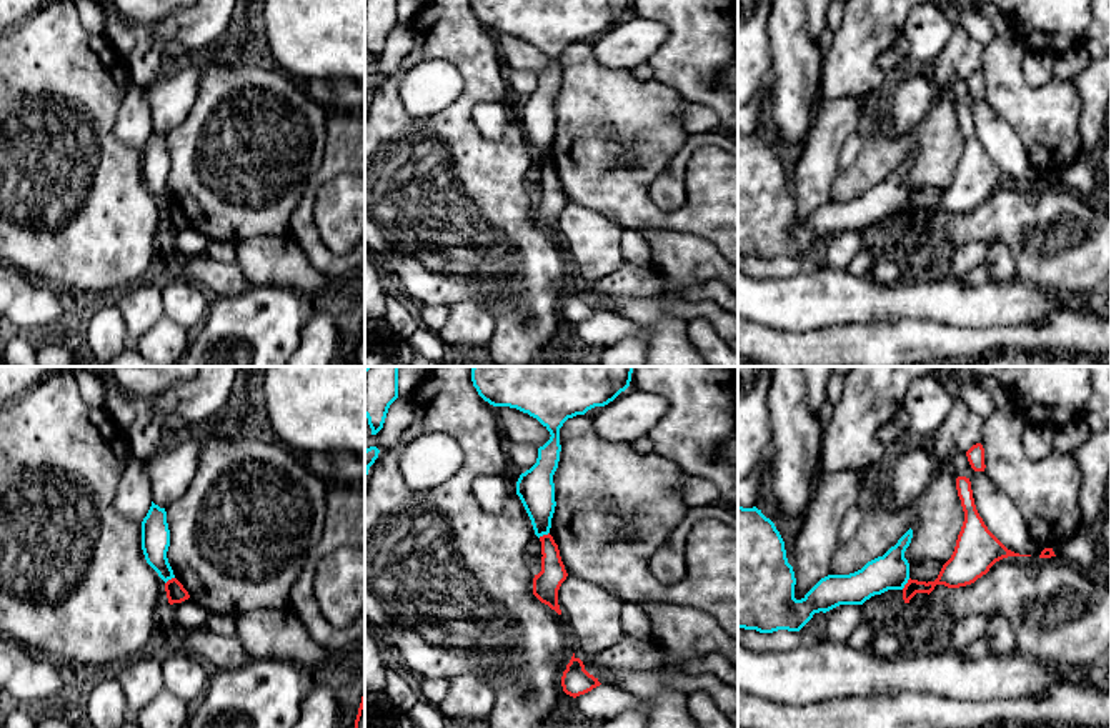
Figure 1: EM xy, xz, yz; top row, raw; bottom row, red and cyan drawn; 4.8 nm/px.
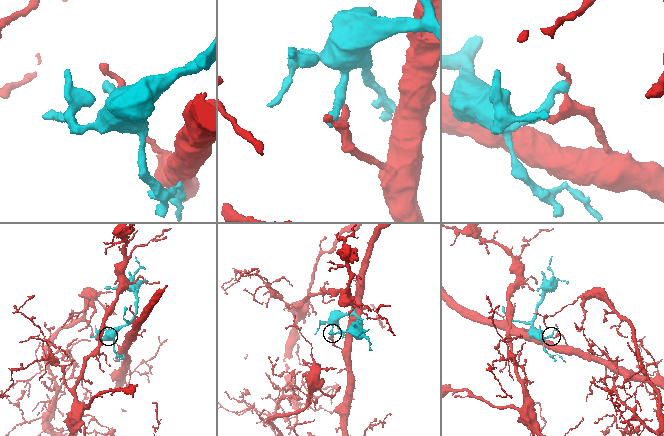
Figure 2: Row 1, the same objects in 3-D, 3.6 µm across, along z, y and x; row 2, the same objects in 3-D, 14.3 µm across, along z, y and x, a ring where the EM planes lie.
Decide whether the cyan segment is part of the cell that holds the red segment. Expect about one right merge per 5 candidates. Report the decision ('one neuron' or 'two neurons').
two neurons

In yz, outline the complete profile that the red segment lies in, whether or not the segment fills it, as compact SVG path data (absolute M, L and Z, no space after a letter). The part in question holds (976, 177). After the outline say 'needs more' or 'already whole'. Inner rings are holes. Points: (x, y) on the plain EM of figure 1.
M966 103L956 105L956 117L964 138L964 148L956 167L954 178L951 185L943 192L938 205L934 208L918 208L908 207L903 215L903 227L909 227L916 220L931 220L936 212L944 212L948 215L959 215L974 210L978 205L986 202L989 195L1008 183L1031 183L1019 182L1008 177L984 152L979 143L971 108Z; already whole

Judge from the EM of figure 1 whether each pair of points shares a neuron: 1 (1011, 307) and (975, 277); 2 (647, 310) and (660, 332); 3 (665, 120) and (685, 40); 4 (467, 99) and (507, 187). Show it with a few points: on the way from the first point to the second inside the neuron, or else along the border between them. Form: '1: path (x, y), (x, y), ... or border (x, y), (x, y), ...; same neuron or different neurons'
1: border (988, 280), (978, 285), (963, 282); different neurons
2: border (617, 314), (638, 324), (665, 317), (687, 322); different neurons
3: border (653, 77), (670, 85), (687, 100); different neurons
4: path (463, 120), (463, 144), (485, 165); same neuron

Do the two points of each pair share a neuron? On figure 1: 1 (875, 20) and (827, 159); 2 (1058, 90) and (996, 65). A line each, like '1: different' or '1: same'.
1: same
2: same

